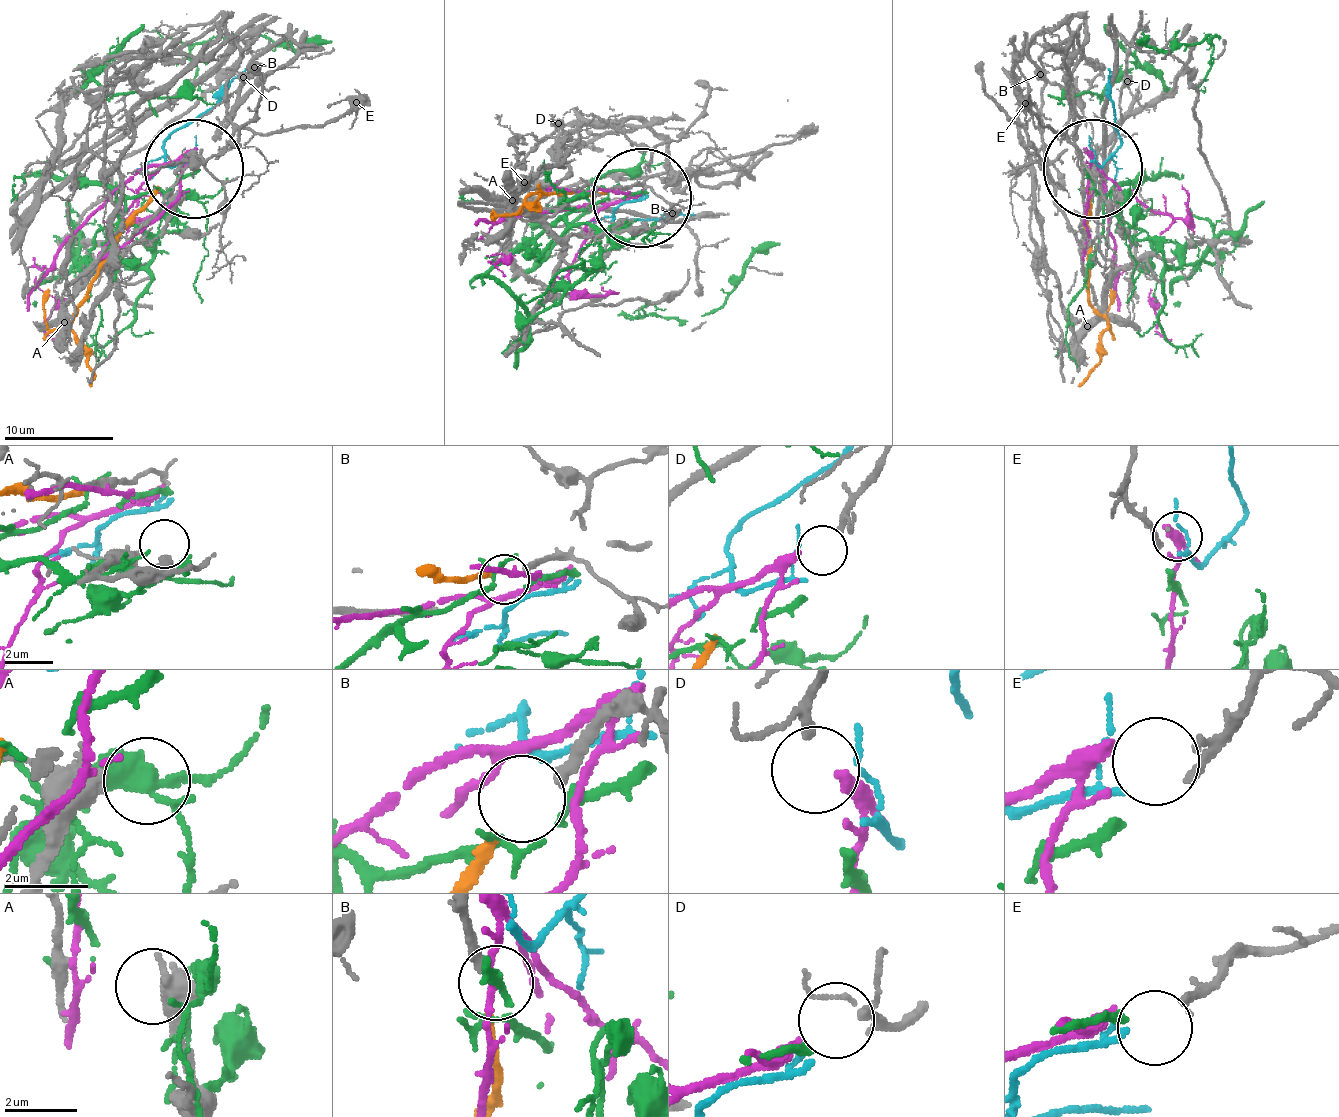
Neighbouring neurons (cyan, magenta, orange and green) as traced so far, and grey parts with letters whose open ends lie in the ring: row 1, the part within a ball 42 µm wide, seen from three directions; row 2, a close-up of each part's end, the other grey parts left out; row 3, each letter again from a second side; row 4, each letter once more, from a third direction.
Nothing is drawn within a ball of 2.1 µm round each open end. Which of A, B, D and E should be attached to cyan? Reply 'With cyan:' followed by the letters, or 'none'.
With cyan: none

